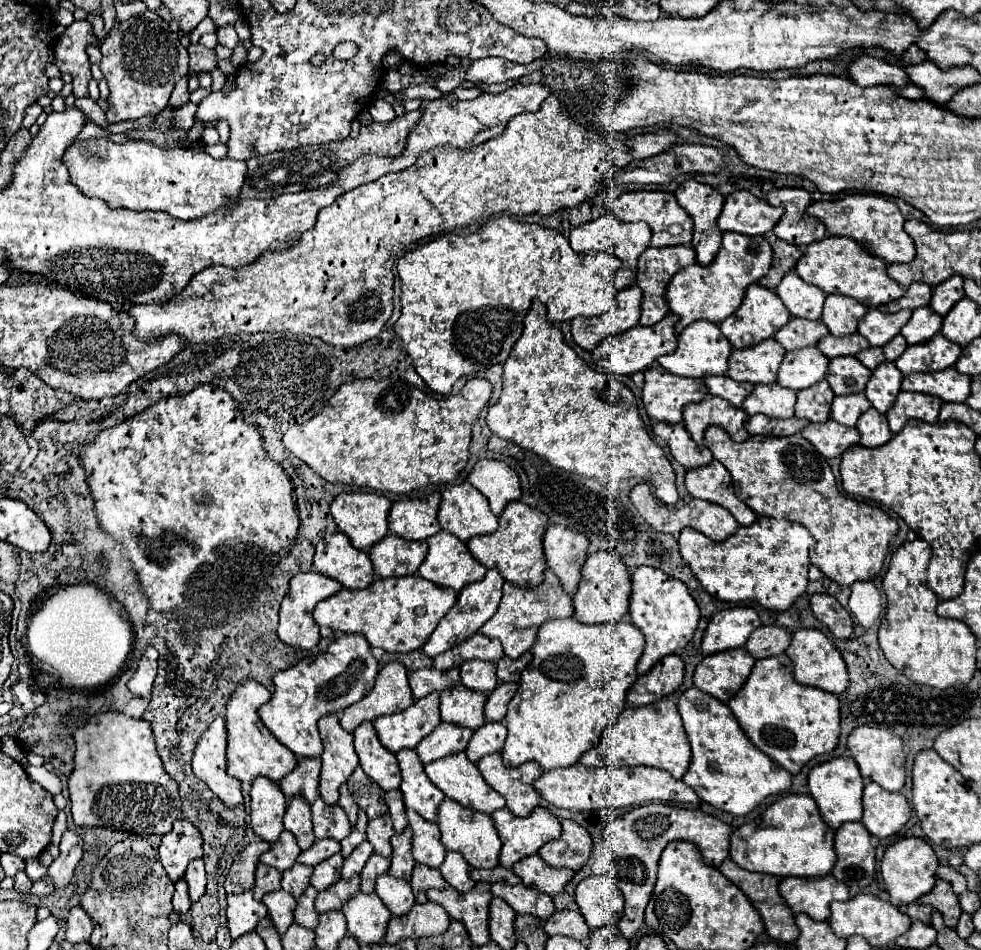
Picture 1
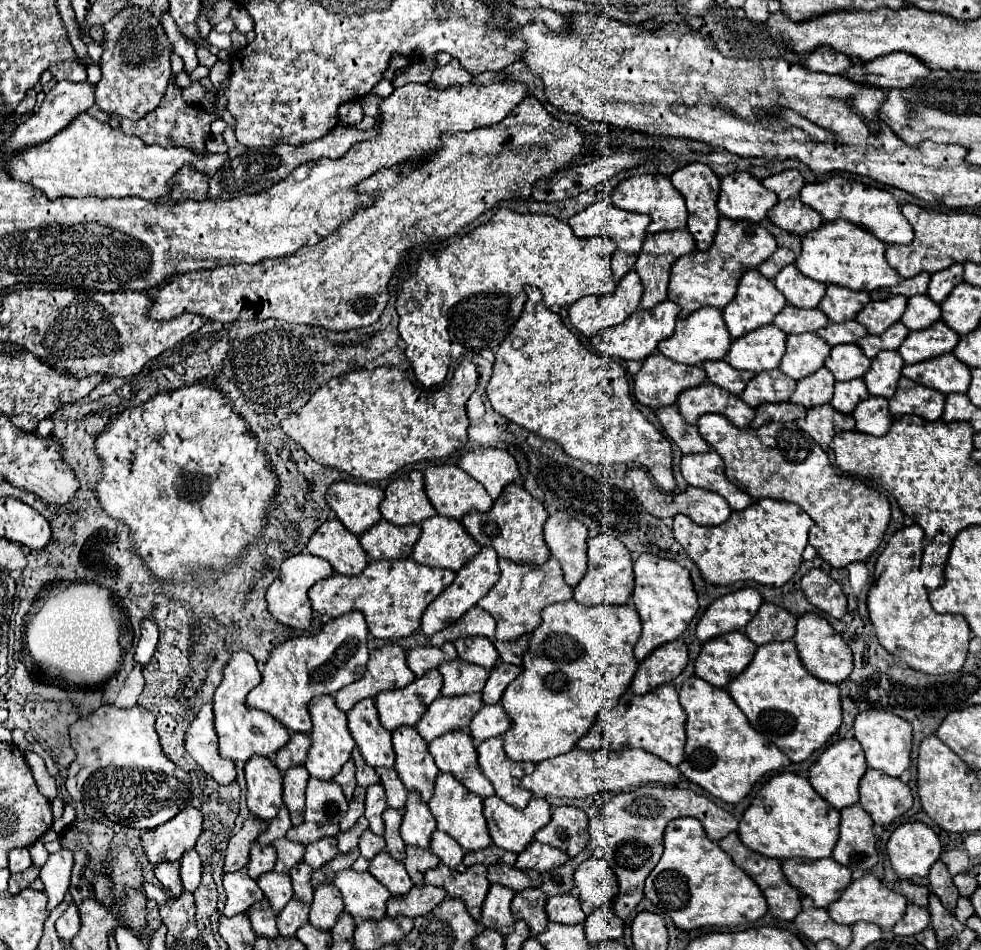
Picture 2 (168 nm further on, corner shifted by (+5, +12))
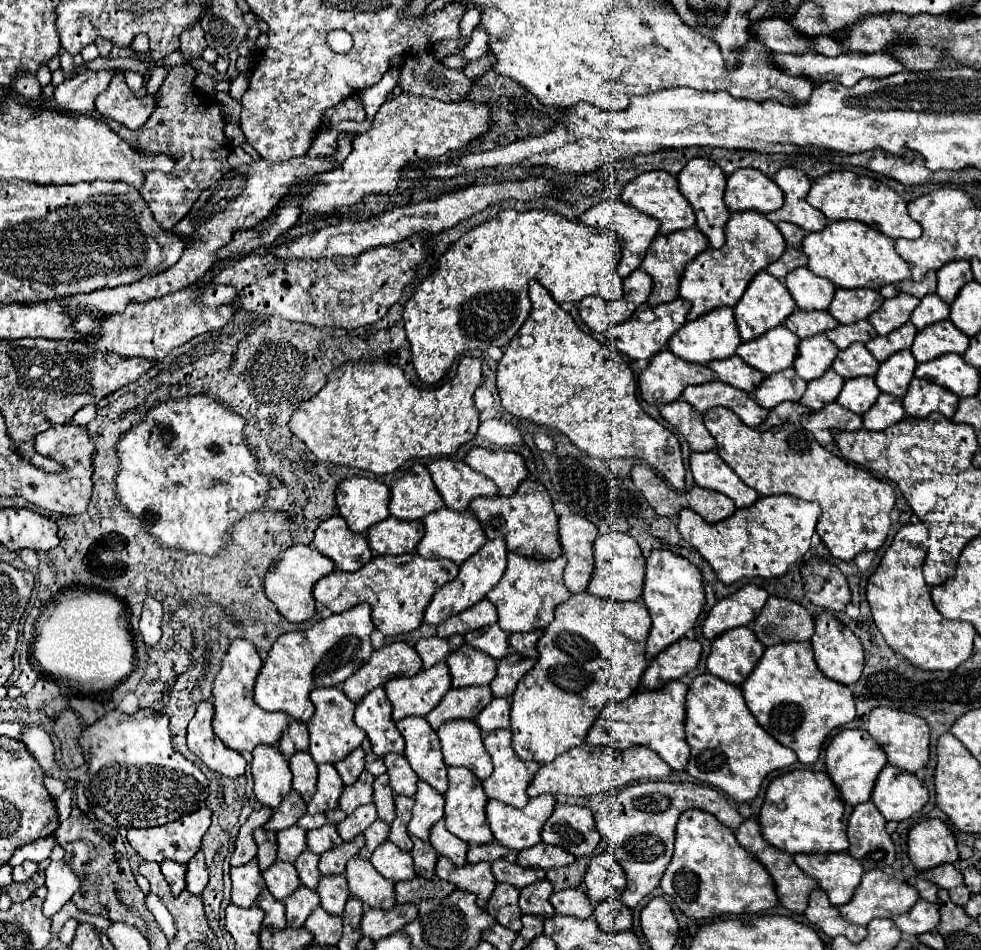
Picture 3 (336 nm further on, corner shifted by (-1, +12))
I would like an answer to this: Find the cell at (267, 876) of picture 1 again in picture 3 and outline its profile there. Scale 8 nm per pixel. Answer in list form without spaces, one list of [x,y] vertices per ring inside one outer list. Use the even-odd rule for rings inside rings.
[[[257,828],[253,836],[255,836],[255,842],[259,846],[259,852],[257,852],[259,868],[267,870],[277,860],[277,834],[267,832],[265,828]]]

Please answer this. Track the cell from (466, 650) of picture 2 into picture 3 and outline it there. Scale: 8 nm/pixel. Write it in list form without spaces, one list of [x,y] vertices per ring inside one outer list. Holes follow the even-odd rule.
[[[499,624],[487,626],[487,628],[479,628],[475,632],[465,634],[465,642],[471,644],[473,648],[493,656],[495,660],[501,660],[503,656],[509,654],[509,642],[507,642],[507,632],[503,632],[499,628]]]

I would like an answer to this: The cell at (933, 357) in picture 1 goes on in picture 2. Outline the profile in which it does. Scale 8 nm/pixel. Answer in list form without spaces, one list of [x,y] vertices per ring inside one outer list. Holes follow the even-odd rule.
[[[937,320],[933,326],[925,330],[909,332],[899,348],[899,354],[905,364],[917,364],[953,352],[957,342],[959,342],[959,334],[953,332],[945,322]]]

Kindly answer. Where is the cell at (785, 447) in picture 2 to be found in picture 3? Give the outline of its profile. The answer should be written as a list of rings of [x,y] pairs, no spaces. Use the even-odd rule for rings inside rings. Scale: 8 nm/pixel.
[[[711,408],[705,412],[705,428],[711,432],[711,436],[717,442],[717,452],[723,458],[723,462],[727,466],[733,468],[733,472],[753,490],[757,490],[759,498],[761,496],[777,496],[777,494],[791,494],[803,500],[811,500],[817,502],[821,506],[821,518],[816,525],[816,533],[821,536],[821,540],[825,542],[825,546],[829,548],[829,552],[839,558],[839,560],[853,560],[855,554],[859,552],[867,552],[867,550],[877,550],[887,534],[889,534],[889,514],[895,506],[895,490],[891,488],[891,484],[877,480],[869,470],[847,462],[831,452],[827,452],[823,446],[817,444],[817,440],[811,436],[811,432],[807,432],[801,426],[793,426],[793,424],[783,424],[771,430],[755,430],[745,426],[731,410],[727,408]]]

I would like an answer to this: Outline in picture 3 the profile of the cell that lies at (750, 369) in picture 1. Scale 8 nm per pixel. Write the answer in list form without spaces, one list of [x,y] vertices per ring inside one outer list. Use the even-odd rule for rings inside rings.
[[[781,324],[751,342],[743,342],[737,348],[737,354],[747,360],[751,368],[765,374],[773,374],[793,366],[799,342],[801,338]]]

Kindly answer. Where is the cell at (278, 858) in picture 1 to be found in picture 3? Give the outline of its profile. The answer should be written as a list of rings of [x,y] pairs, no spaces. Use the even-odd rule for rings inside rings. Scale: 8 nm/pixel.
[[[291,790],[291,792],[283,798],[283,802],[279,804],[279,808],[273,812],[273,816],[269,818],[269,822],[265,822],[263,828],[265,828],[265,830],[275,830],[275,832],[285,830],[285,828],[289,828],[289,826],[295,826],[297,820],[299,820],[305,812],[307,812],[305,800],[303,800],[295,790]]]

